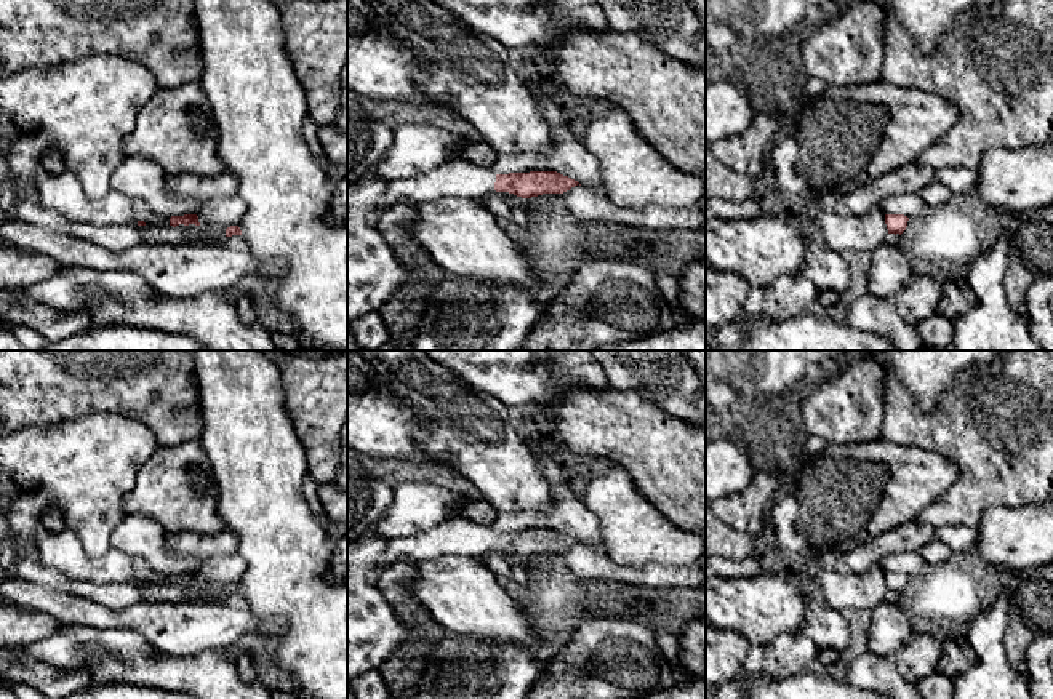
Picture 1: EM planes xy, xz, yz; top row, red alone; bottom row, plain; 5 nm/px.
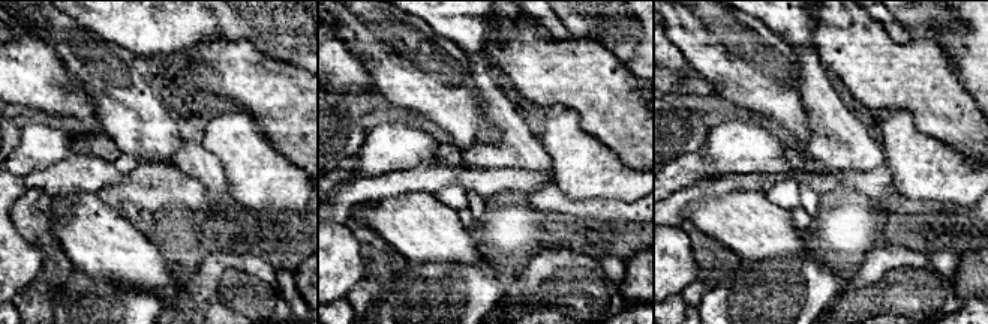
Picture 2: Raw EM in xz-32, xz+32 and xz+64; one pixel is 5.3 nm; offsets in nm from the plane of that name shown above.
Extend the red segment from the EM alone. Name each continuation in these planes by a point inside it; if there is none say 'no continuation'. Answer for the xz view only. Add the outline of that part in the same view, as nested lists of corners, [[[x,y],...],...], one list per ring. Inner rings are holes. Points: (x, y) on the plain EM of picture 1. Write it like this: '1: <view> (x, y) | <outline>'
1: xz (460, 536) | [[[456,517],[413,536],[390,539],[370,581],[376,584],[378,573],[398,560],[421,563],[442,555],[477,558],[494,550],[494,541],[496,531],[491,526]]]

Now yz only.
no continuation

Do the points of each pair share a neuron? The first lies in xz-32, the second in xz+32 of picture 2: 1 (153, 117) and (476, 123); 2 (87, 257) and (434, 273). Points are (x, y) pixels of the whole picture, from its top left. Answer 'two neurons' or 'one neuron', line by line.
1: one neuron
2: two neurons

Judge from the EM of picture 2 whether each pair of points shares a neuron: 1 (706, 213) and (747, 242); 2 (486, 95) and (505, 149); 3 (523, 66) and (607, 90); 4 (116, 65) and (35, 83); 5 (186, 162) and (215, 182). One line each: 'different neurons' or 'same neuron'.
1: same neuron
2: same neuron
3: same neuron
4: different neurons
5: same neuron

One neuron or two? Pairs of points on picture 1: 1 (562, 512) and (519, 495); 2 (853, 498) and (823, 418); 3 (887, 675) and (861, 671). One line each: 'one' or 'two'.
1: two
2: two
3: one

